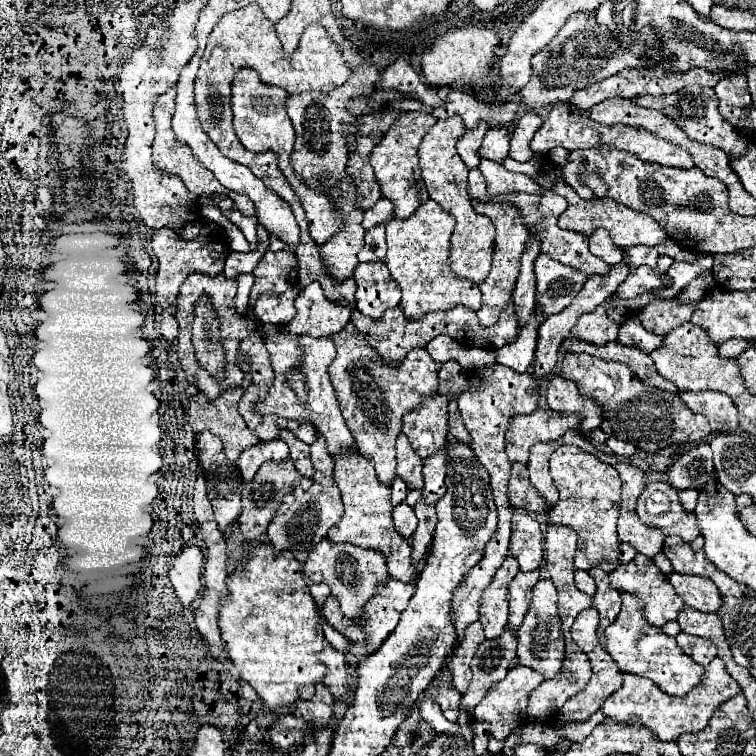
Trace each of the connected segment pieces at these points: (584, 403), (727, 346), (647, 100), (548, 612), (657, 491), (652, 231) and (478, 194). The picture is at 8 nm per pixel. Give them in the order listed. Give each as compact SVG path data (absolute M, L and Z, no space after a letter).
M560 374L550 376L546 400L552 410L558 412L580 412L584 414L582 432L590 432L602 424L602 414L598 414L598 406L594 406L594 398L586 398L578 392L578 386L574 386L572 380L562 378Z
M734 338L734 340L730 340L730 342L720 344L720 350L718 350L718 352L720 352L722 358L738 358L738 354L742 354L742 352L746 350L746 346L748 346L746 340Z
M690 84L690 86L686 86L680 92L670 94L670 96L640 96L640 98L636 98L636 104L664 112L670 120L674 120L688 134L690 140L698 140L702 144L722 148L728 156L740 158L750 148L750 142L734 126L730 126L722 118L720 110L718 110L718 98L716 98L712 88L702 88L698 84Z
M548 578L538 580L532 590L532 602L526 612L524 624L518 630L518 660L520 660L520 664L538 670L540 674L544 674L544 678L554 678L564 662L564 636L560 630L560 616L556 610L556 600L558 600L556 586Z
M650 482L636 504L638 518L646 524L658 526L666 536L680 536L692 542L698 536L698 522L694 512L684 510L678 492L666 482Z
M564 180L562 182L554 182L554 184L556 184L554 186L554 192L560 194L560 196L564 196L568 200L568 208L558 218L558 226L562 229L572 230L590 236L592 230L606 228L610 232L610 238L614 240L614 244L620 246L620 248L632 248L632 246L638 246L638 244L656 246L656 244L660 244L660 242L664 242L668 238L666 232L658 226L658 222L654 222L654 218L650 218L646 214L634 212L634 210L630 210L626 206L620 206L614 200L602 200L602 198L598 198L598 200L582 200L572 190L572 186L568 186Z
M472 168L468 174L468 194L480 200L490 200L490 196L486 194L486 180L482 178L482 172L478 168Z

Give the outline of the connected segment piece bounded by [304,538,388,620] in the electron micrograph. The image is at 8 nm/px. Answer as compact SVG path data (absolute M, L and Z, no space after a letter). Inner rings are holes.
M324 538L310 552L304 564L304 576L314 584L328 584L330 596L338 600L344 616L358 620L362 618L364 604L372 598L376 584L386 582L388 568L386 568L386 558L380 550L366 550L348 542L330 542L328 538Z

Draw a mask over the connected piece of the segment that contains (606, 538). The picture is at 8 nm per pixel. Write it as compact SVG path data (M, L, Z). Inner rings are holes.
M562 444L550 456L550 476L560 490L560 500L546 514L548 524L570 526L578 534L578 548L574 566L576 570L590 570L594 566L604 572L614 572L620 556L620 540L616 534L616 520L620 514L620 476L618 472L598 460L596 456L584 452L578 446ZM564 478L570 478L564 482Z

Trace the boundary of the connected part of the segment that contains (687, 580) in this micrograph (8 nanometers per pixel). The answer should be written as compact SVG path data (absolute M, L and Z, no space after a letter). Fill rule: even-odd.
M672 572L670 582L676 590L676 594L682 598L684 604L698 612L716 612L722 606L720 590L710 578L704 576L686 576Z

